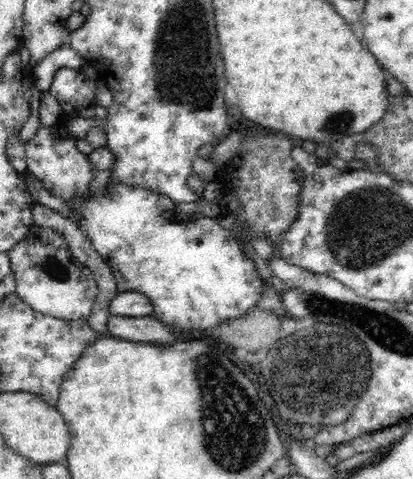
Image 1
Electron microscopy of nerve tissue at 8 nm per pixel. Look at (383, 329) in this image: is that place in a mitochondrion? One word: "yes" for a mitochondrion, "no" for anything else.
yes

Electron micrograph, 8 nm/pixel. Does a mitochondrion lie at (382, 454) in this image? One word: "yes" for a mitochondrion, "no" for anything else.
no

